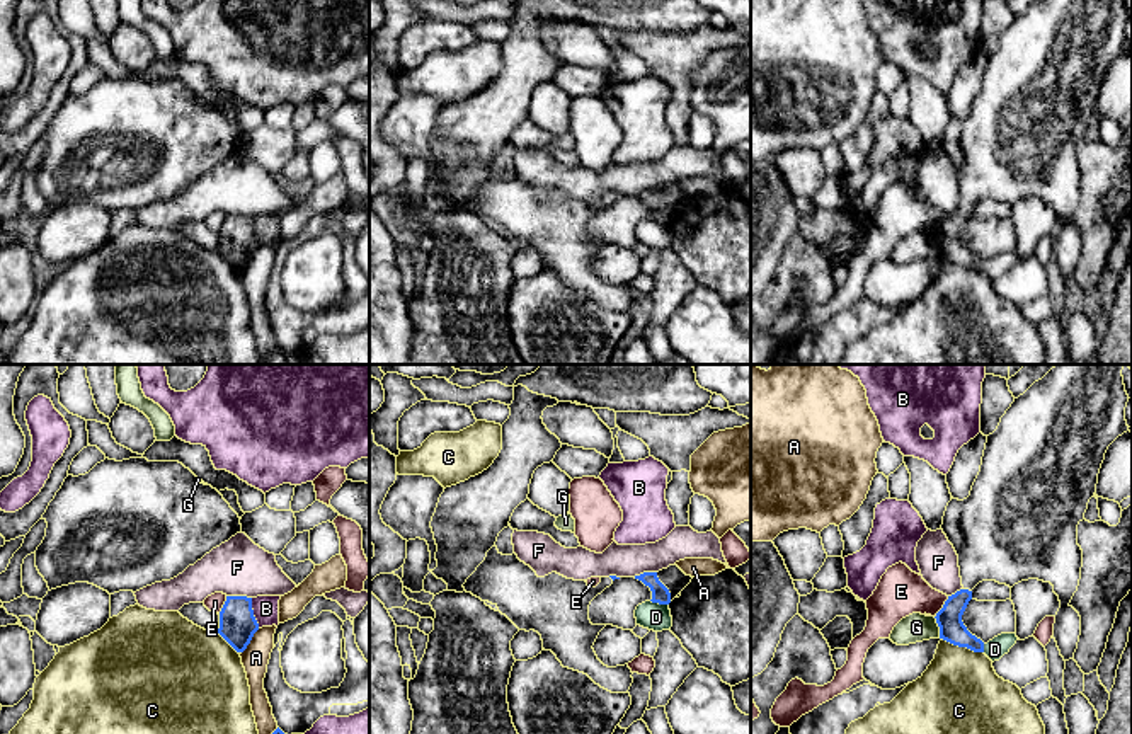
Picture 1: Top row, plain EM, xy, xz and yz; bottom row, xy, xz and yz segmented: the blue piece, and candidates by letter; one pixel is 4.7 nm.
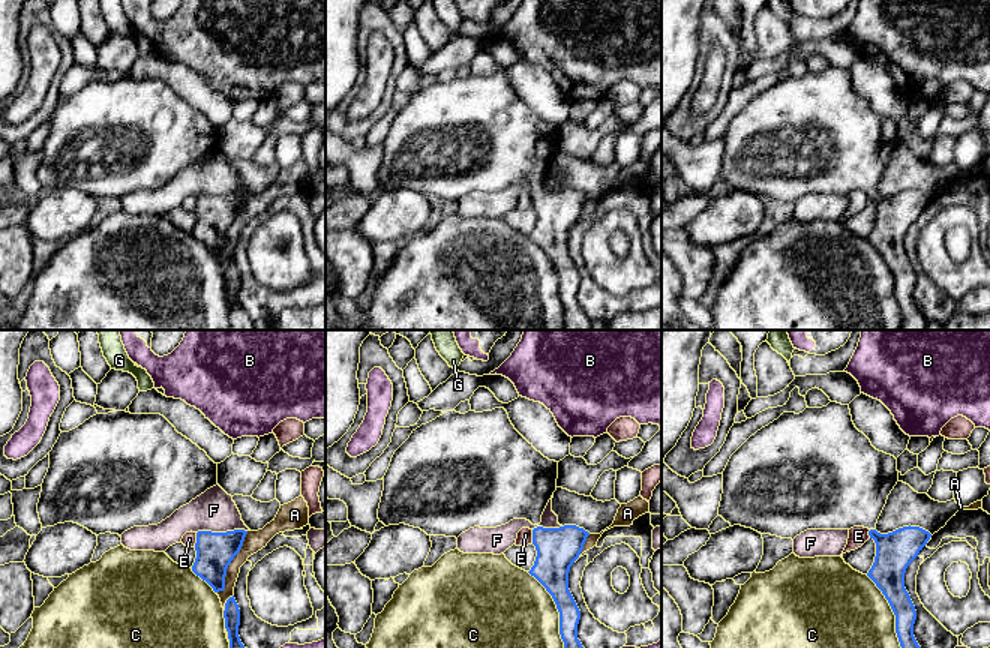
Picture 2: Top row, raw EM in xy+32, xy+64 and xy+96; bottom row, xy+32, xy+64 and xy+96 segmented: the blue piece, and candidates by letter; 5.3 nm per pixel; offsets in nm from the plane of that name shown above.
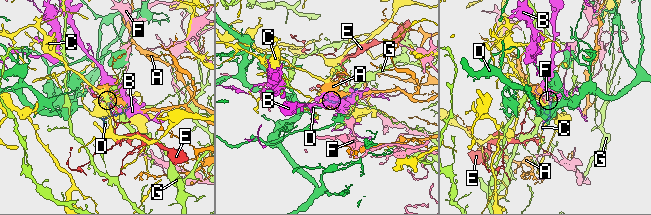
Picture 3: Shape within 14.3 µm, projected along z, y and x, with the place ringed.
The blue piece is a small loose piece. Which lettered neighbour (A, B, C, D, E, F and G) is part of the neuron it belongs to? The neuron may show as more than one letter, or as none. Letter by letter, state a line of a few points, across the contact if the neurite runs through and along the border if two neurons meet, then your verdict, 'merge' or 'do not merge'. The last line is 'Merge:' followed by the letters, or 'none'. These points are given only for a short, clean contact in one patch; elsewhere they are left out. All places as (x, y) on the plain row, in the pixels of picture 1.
A: do not merge
B: do not merge
C: do not merge
D: do not merge
E: do not merge
F: xy (227, 213), (245, 213), (251, 217) | do not merge
G: do not merge
Merge: none

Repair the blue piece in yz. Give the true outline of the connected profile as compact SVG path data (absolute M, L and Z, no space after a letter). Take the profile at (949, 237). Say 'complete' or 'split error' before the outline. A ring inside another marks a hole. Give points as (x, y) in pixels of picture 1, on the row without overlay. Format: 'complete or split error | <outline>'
split error | M1035 0L1015 17L998 48L987 54L980 90L963 119L948 121L941 148L958 174L962 208L948 215L936 232L940 257L984 271L962 233L972 208L982 199L1013 206L1028 198L1050 201L1059 215L1054 257L1064 279L1074 278L1081 254L1081 235L1069 223L1078 209L1083 169L1078 143L1096 111L1098 92L1108 65L1129 49L1123 0Z

